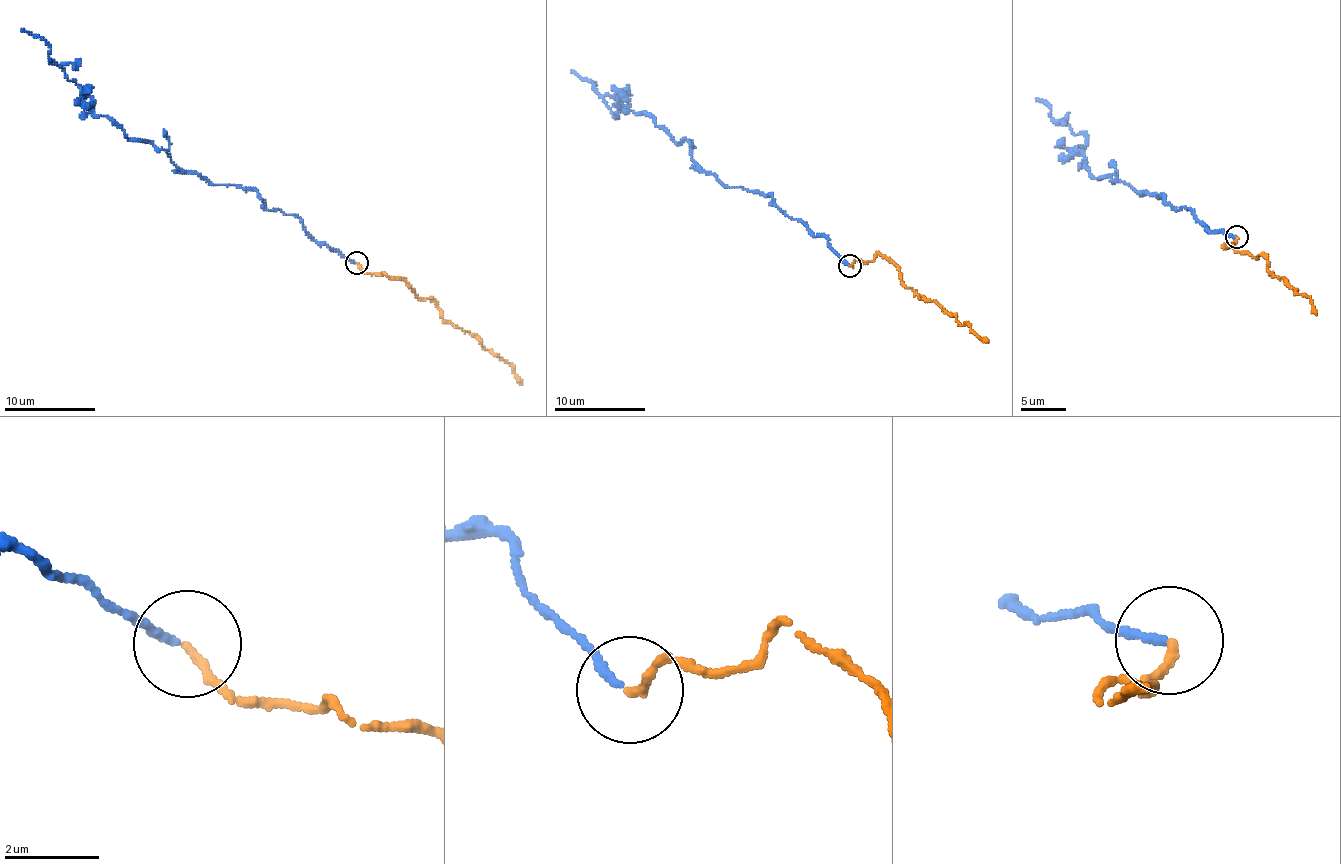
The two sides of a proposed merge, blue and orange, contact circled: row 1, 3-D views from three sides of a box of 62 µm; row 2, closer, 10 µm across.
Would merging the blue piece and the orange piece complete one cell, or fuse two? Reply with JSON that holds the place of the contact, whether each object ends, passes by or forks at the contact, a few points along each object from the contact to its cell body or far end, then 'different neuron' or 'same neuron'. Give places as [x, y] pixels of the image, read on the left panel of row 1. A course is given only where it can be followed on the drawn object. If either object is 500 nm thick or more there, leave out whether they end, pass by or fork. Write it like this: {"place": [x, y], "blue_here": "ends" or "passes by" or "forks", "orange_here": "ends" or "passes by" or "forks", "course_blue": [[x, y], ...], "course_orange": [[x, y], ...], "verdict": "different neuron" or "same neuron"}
{"place": [357, 262], "blue_here": "ends", "orange_here": "ends", "course_blue": [[356, 263], [255, 190], [213, 184], [127, 137], [21, 28]], "course_orange": [[356, 263], [367, 274], [401, 278], [418, 297], [430, 299], [445, 320], [474, 334], [510, 365], [522, 384]], "verdict": "same neuron"}

